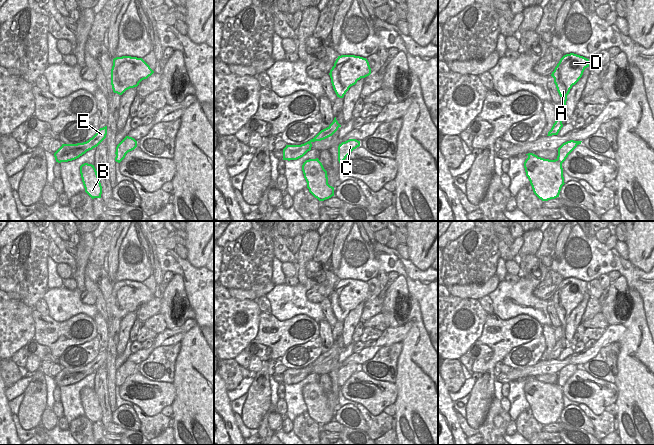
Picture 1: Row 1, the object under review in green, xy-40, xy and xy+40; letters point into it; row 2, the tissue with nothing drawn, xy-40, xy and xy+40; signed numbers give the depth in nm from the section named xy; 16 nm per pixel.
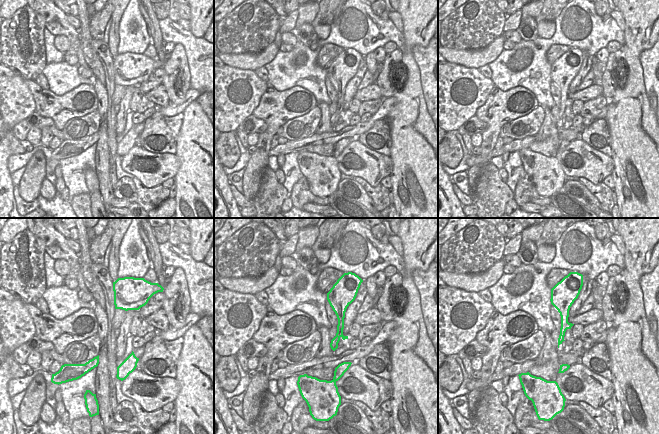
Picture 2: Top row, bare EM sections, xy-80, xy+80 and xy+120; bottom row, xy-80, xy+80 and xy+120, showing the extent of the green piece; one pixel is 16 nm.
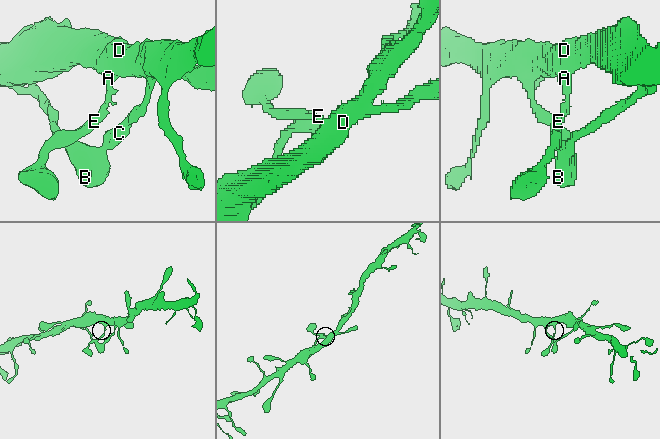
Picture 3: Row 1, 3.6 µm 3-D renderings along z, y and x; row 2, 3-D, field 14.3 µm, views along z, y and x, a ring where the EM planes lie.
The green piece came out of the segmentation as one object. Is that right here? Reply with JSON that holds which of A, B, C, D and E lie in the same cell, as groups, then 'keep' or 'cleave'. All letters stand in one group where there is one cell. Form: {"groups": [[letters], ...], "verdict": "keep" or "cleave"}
{"groups": [["A", "B", "C", "D", "E"]], "verdict": "keep"}

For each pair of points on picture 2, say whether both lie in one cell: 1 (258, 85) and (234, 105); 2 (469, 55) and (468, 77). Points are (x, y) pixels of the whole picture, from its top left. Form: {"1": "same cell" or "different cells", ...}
{"1": "same cell", "2": "different cells"}

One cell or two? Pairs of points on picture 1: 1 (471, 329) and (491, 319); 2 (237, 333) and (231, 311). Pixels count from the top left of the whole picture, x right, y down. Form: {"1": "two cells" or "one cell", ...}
{"1": "two cells", "2": "one cell"}

